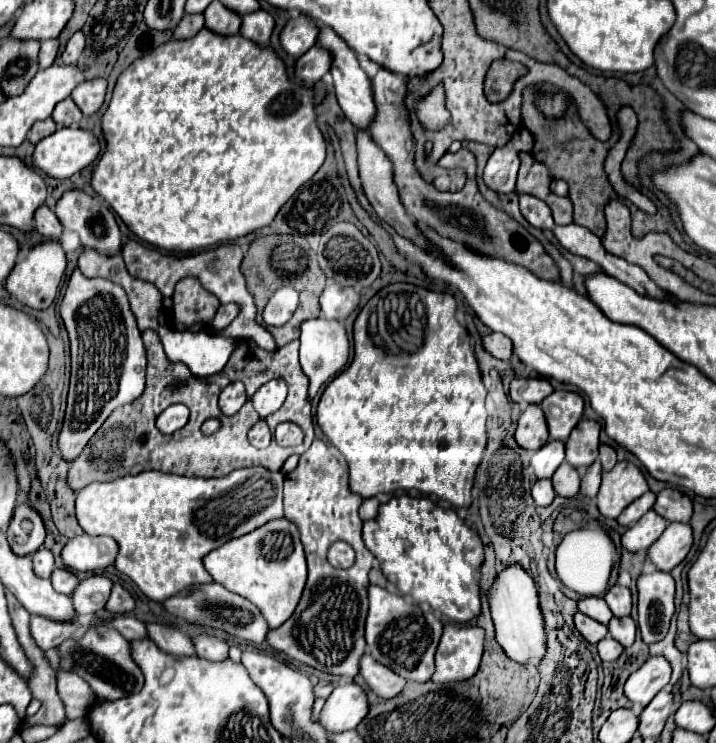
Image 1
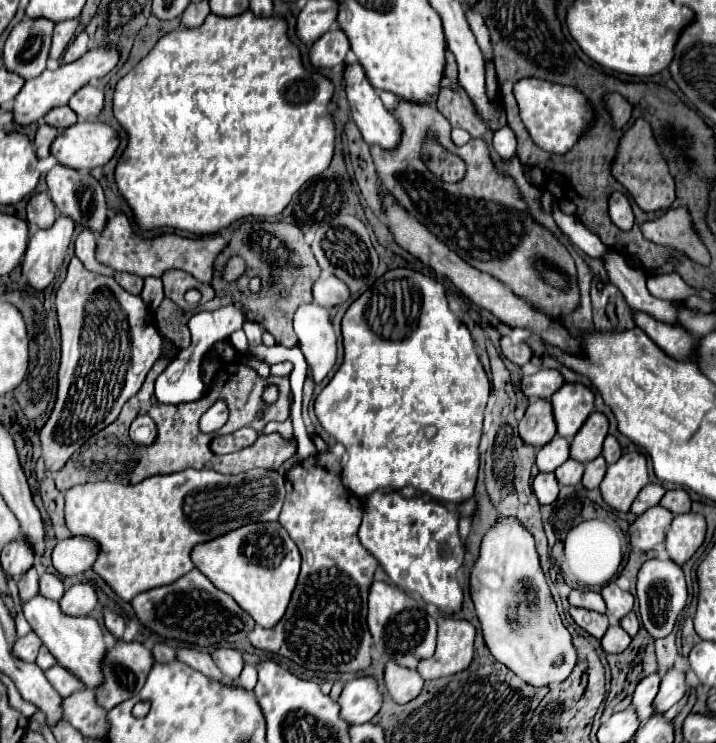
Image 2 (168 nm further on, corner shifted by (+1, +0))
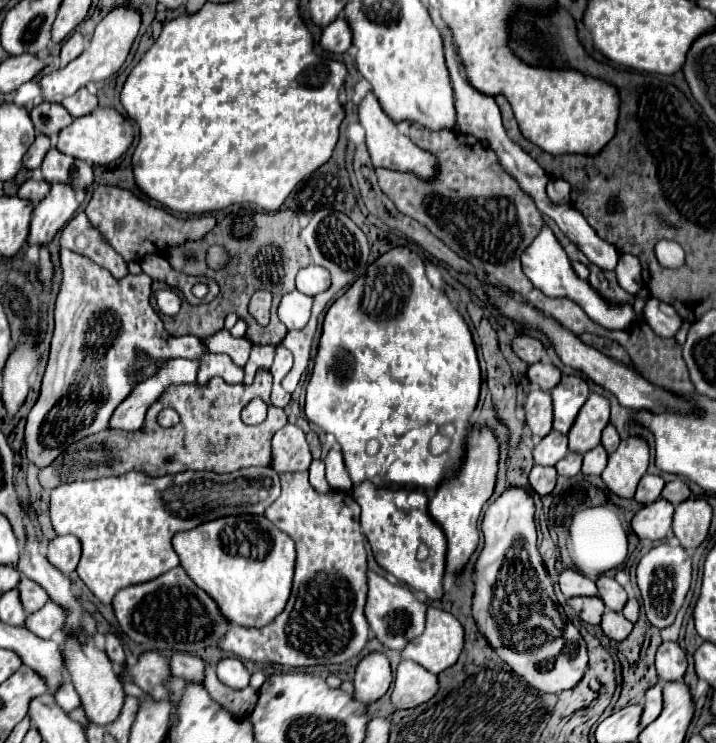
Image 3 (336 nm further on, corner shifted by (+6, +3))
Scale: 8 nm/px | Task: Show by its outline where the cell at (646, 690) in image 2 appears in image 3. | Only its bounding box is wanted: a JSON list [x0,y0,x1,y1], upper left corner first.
[642,684,662,726]

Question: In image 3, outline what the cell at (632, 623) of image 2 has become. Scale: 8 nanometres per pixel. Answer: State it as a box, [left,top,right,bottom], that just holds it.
[622,598,640,622]

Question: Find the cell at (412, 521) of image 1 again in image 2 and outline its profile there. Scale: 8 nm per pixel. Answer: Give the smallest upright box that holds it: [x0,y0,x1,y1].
[359,491,465,613]

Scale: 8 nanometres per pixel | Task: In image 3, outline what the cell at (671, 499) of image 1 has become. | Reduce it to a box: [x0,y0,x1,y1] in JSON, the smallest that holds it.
[662,478,690,506]

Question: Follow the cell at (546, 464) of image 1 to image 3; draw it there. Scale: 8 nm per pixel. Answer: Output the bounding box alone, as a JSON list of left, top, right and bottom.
[534,430,568,466]

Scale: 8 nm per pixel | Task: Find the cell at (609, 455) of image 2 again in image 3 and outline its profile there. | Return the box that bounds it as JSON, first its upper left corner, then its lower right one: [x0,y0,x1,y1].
[602,424,620,454]

